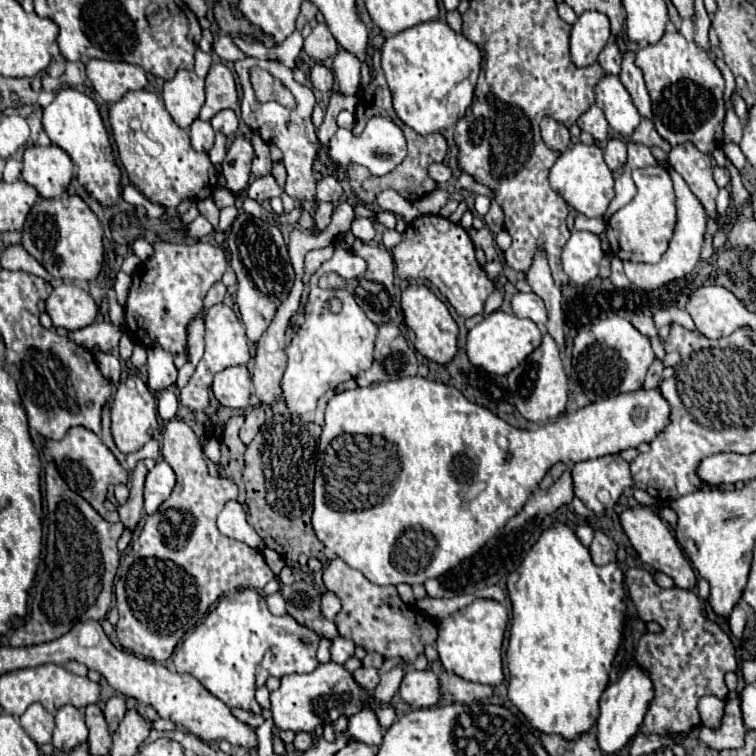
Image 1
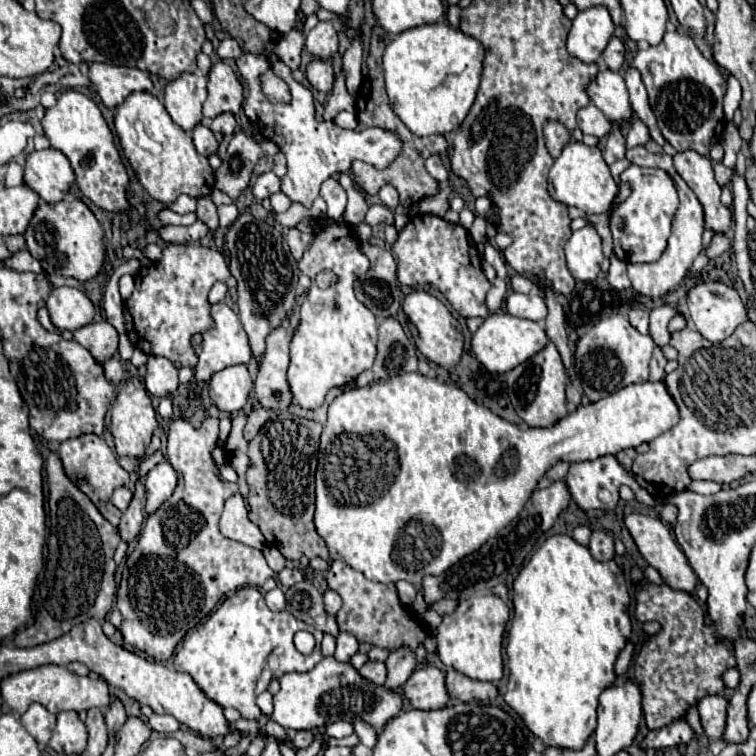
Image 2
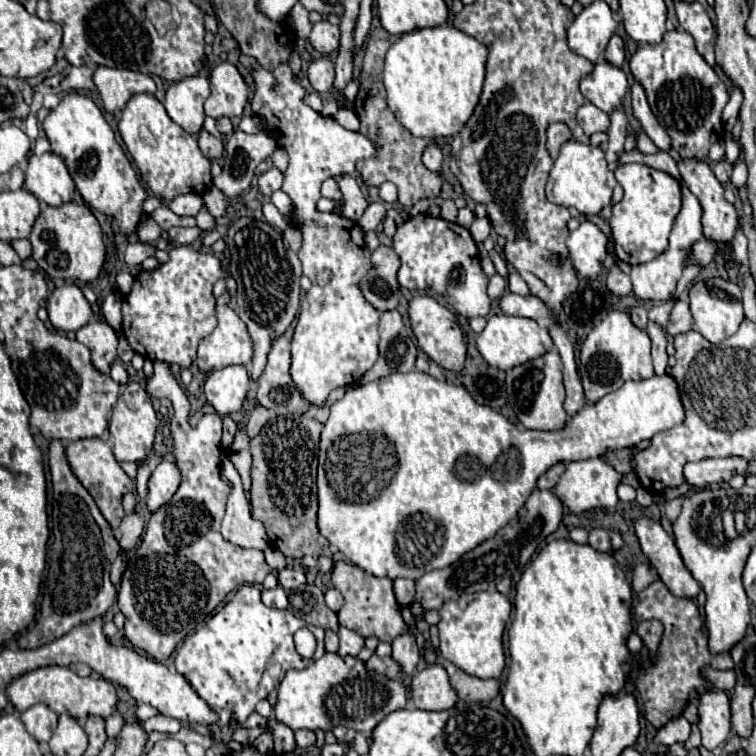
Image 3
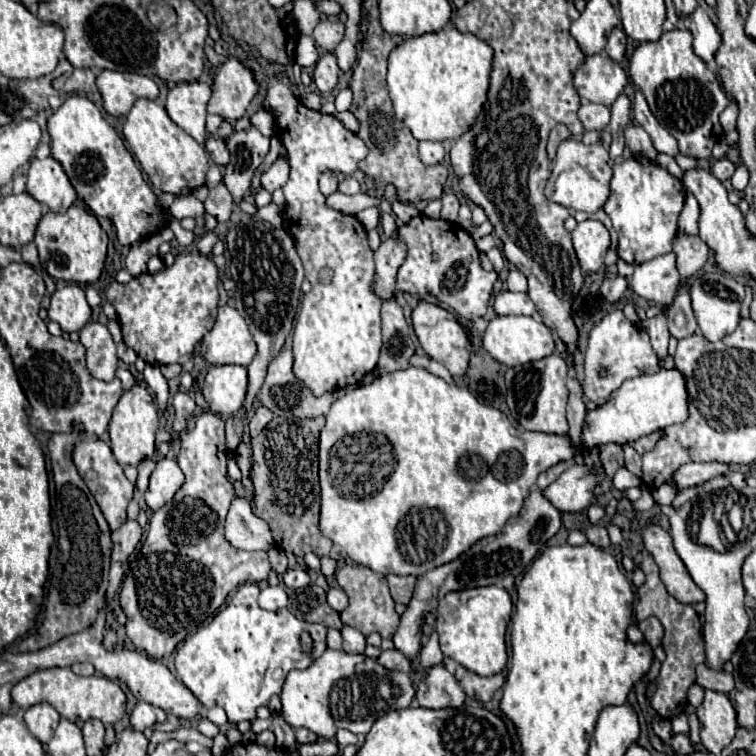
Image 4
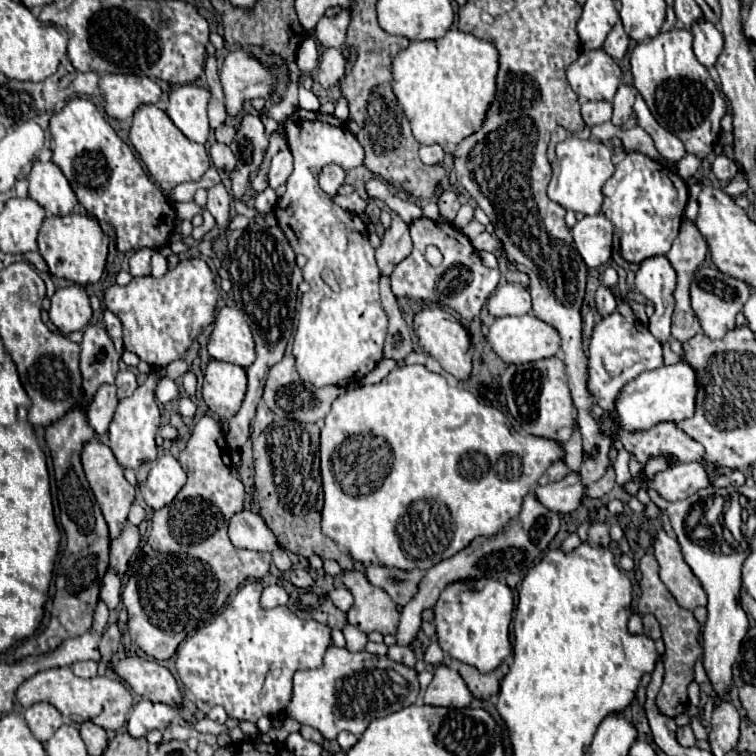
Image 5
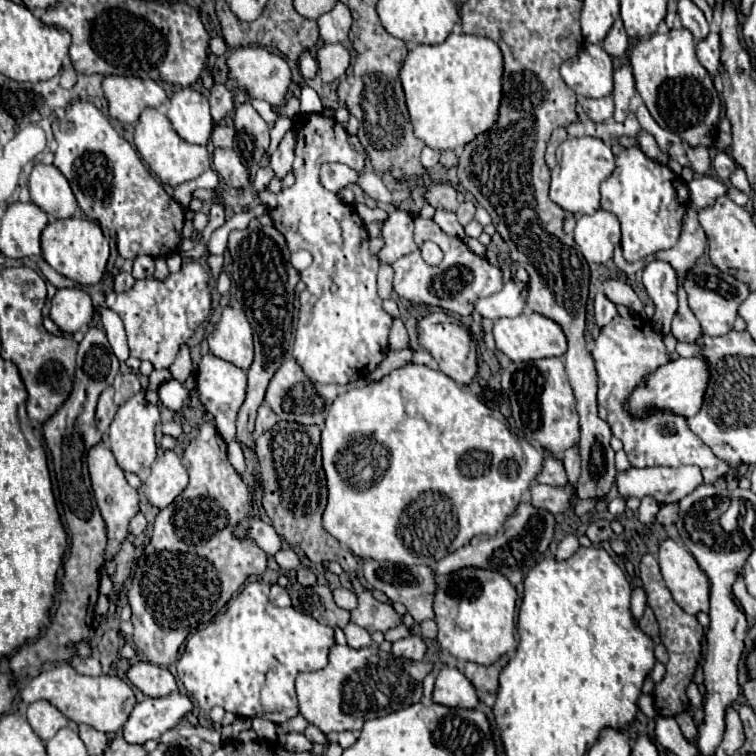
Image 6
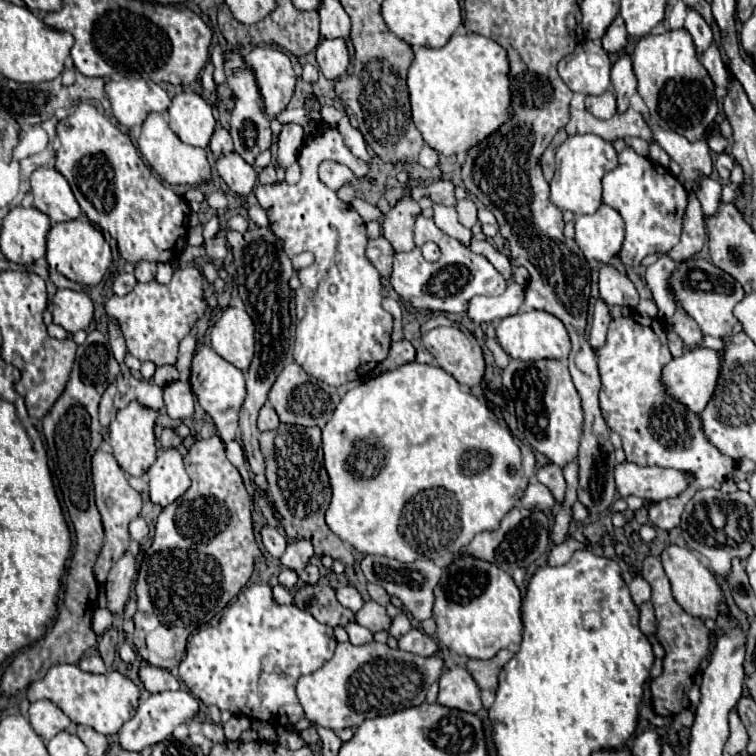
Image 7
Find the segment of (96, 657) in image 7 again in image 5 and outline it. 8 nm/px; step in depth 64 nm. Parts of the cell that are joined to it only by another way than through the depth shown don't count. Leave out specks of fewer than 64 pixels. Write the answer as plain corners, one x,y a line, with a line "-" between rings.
94,660
76,662
76,664
72,664
70,668
72,668
72,672
74,672
76,676
82,676
82,678
92,678
92,676
96,676
96,672
98,672
98,664
96,664

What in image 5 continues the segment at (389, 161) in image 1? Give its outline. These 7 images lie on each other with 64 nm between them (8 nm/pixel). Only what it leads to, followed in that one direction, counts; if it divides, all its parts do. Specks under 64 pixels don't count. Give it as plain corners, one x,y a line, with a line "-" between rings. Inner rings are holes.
296,108
294,114
286,120
286,132
288,132
288,146
294,156
294,172
286,182
286,194
278,198
274,206
274,216
278,220
278,226
286,234
292,250
296,254
304,254
308,258
304,278
312,288
328,288
322,300
318,302
316,316
312,324
306,324
306,328
296,328
294,334
294,358
296,358
296,368
298,374
306,380
312,382
314,386
328,386
328,384
338,384
338,386
348,386
352,382
360,382
368,372
374,370
374,366
382,360
382,348
384,348
384,338
388,330
388,318
386,312
382,310
380,294
378,294
378,278
380,270
376,266
374,258
374,248
368,242
368,228
360,220
358,214
348,212
340,208
330,194
326,194
320,184
318,184
318,172
326,164
338,164
344,170
352,170
364,162
364,150
354,138
354,134
346,128
344,122
340,122
334,116
322,114
322,112
310,112
310,110
300,110
-
290,122
298,124
298,130
290,130
-
332,268
334,278
338,288
330,288
322,280
322,270

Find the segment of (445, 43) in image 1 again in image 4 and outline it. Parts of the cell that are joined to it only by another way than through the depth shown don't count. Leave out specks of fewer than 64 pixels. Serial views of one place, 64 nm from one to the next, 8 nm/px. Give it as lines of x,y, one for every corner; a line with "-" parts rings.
448,26
436,34
406,38
404,44
392,50
388,58
388,88
396,116
410,128
416,140
434,140
434,142
458,140
474,124
474,118
478,118
478,110
482,110
486,102
486,94
490,88
492,60
494,60
492,46
478,40
474,34
464,34
456,30
454,26

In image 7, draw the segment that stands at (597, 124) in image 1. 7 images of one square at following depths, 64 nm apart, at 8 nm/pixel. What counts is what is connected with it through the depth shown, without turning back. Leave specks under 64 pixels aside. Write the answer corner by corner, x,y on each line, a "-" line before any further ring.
608,88
600,96
586,96
586,108
596,116
596,118
612,118
616,114
616,98
612,88

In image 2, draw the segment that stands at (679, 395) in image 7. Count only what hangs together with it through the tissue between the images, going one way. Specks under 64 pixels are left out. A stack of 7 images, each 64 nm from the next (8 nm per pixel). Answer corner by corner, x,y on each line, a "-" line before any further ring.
420,372
400,374
394,378
382,378
378,382
372,382
364,388
344,390
328,408
328,422
322,430
320,440
320,452
318,452
318,470
316,470
316,514
314,524
318,534
326,540
328,546
332,546
346,564
350,564
354,570
360,570
368,580
376,582
398,582
408,580
412,584
418,584
426,574
442,574
450,566
454,566
460,558
466,554
472,554
478,550
488,538
498,534
504,526
508,526
522,506
528,502
532,490
536,488
538,480
560,460
564,462
584,462
594,460
606,454
616,454
626,448
638,448
644,442
654,440
658,434
670,430
678,424
678,406
674,398
670,398
670,392
666,390
666,384
660,382
642,382
642,384
630,384
622,390
594,402
588,406
580,406
576,412
570,412
570,416
564,416
556,426
552,428
529,427
525,423
514,424
496,416
486,406
476,404
468,394
464,394
460,388
452,384
442,384
432,378
422,376

